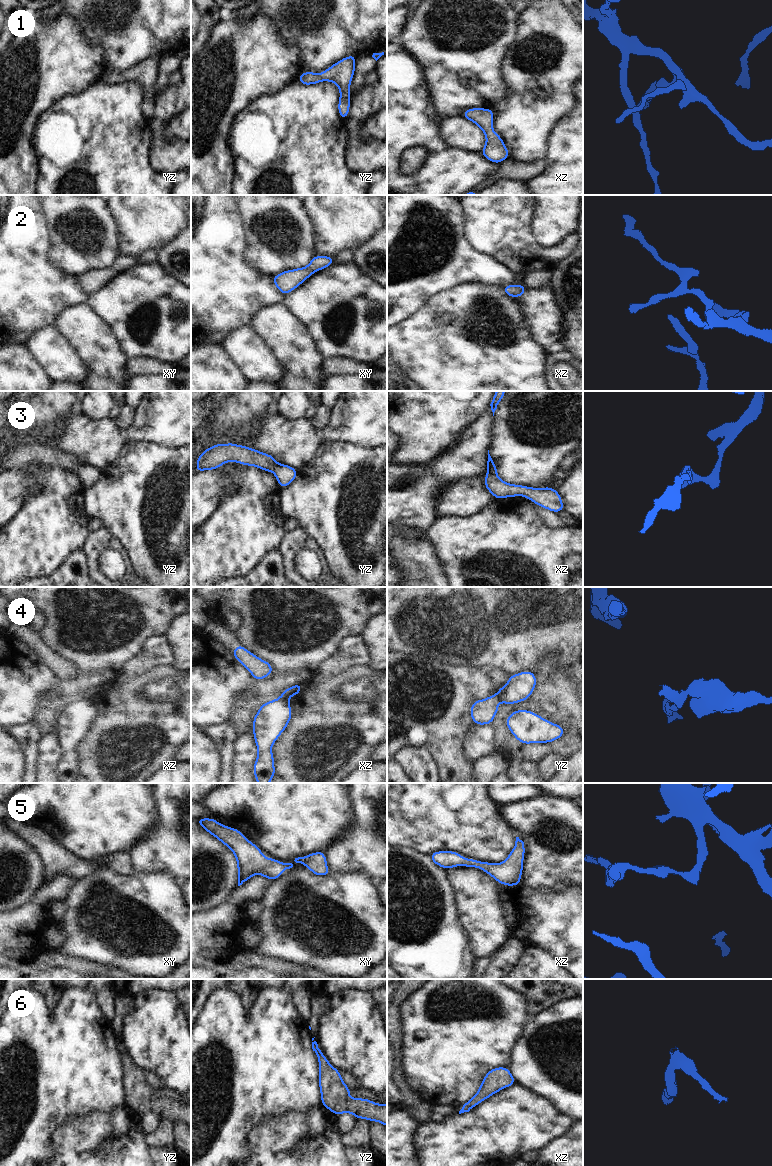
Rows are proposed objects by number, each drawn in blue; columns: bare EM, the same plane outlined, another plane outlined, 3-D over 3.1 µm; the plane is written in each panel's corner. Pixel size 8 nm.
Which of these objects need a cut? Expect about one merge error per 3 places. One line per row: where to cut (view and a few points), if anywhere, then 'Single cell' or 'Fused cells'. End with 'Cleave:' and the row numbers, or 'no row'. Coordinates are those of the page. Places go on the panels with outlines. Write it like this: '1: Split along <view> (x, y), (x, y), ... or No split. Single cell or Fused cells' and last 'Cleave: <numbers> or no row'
1: No split. Single cell
2: No split. Single cell
3: Split along xz (487, 472), (492, 472), (496, 475). Fused cells
4: Split along xz (282, 695), (288, 698). Fused cells
5: No split. Single cell
6: No split. Single cell
Cleave: 3, 4

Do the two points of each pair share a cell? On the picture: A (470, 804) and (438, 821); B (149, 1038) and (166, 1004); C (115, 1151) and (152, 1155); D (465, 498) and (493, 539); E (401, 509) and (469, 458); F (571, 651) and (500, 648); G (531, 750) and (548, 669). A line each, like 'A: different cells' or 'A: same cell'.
A: same cell
B: same cell
C: same cell
D: different cells
E: same cell
F: same cell
G: same cell

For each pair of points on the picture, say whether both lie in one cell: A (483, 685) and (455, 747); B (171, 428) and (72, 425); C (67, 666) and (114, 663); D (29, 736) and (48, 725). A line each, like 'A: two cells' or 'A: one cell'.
A: one cell
B: one cell
C: two cells
D: two cells

